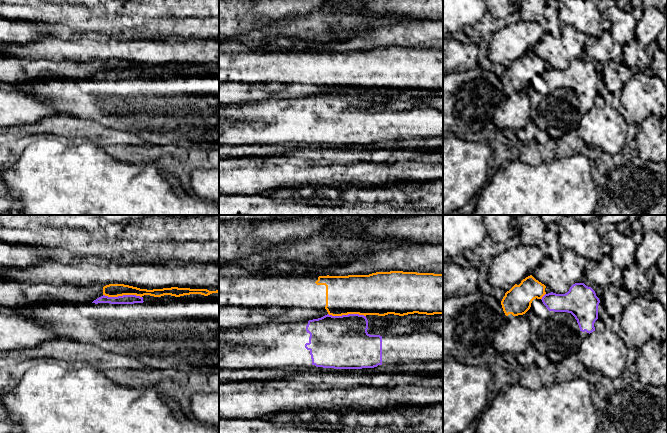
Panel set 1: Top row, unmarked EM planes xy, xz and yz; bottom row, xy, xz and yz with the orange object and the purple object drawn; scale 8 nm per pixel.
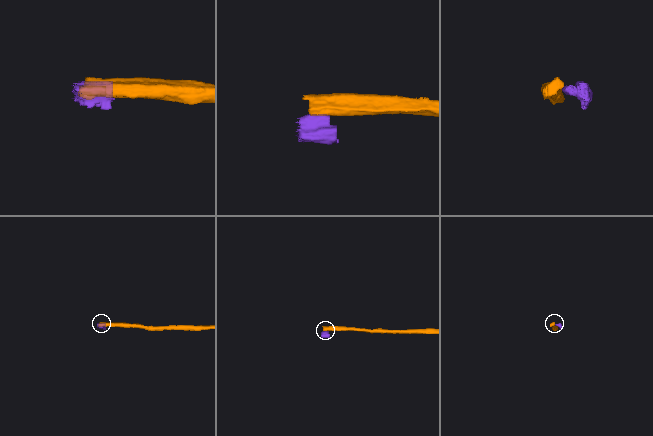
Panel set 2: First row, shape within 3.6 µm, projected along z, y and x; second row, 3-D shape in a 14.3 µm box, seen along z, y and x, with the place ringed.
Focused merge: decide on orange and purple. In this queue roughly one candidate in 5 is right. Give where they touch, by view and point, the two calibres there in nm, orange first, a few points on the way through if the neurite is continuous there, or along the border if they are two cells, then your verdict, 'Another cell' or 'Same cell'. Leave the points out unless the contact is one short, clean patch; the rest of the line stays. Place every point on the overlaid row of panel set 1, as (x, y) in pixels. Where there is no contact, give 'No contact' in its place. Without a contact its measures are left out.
Touches orange at xy (122, 295). Thickness 110 nm (orange) against 80 nm. Boundary: xy (103, 294), (108, 296), (139, 295), (141, 297). Another cell

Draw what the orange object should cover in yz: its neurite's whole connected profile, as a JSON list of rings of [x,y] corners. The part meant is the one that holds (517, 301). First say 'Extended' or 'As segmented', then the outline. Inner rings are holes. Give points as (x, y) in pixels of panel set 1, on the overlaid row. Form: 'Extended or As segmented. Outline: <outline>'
Extended. Outline: [[[532,275],[515,284],[505,293],[501,301],[504,311],[504,320],[509,321],[514,316],[525,314],[531,307],[534,299],[542,299],[546,294],[546,286]]]

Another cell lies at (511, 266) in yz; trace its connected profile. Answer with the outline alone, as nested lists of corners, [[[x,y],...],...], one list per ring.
[[[520,244],[506,248],[493,257],[488,267],[489,283],[495,288],[509,291],[542,264],[544,253],[537,246]]]

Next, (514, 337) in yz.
[[[523,314],[502,324],[494,336],[491,348],[494,353],[518,355],[531,345],[531,324]]]

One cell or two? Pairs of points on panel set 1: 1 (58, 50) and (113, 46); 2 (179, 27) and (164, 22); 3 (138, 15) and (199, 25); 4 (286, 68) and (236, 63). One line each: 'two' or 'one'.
1: one
2: one
3: two
4: one

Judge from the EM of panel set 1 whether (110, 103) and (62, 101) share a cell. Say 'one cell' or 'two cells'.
one cell

